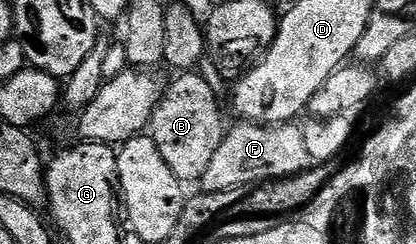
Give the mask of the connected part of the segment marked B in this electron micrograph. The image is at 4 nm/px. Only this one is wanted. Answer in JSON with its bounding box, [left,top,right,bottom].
[146,71,225,183]

